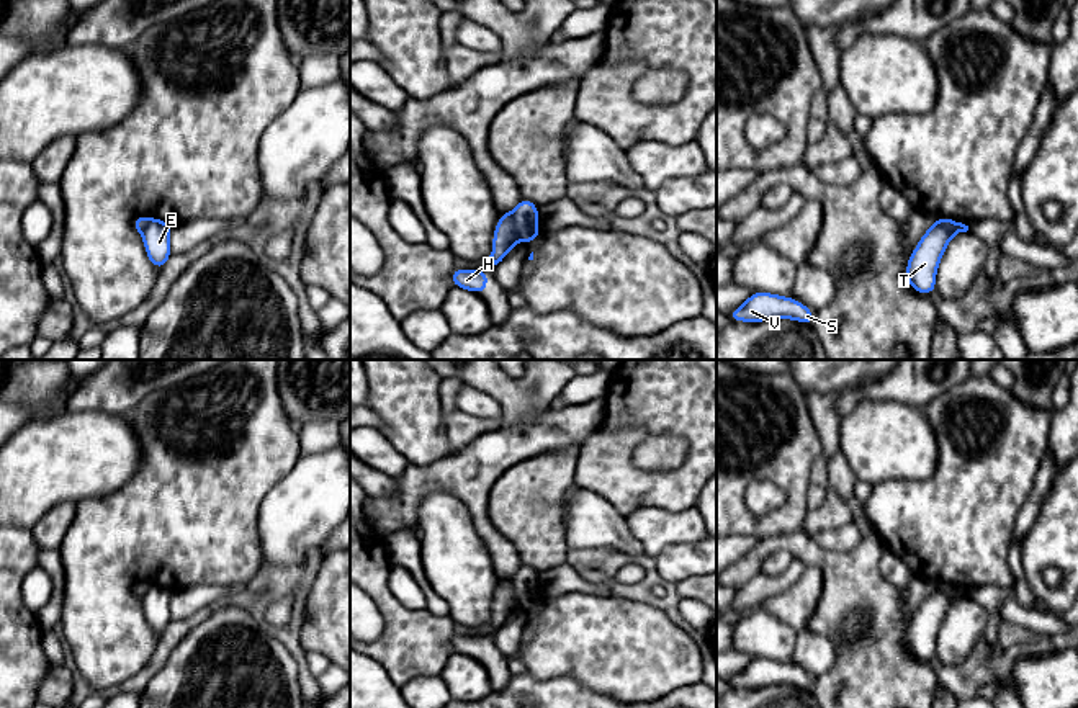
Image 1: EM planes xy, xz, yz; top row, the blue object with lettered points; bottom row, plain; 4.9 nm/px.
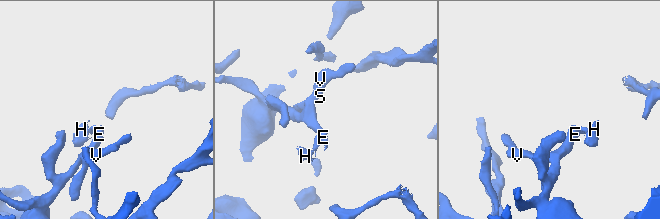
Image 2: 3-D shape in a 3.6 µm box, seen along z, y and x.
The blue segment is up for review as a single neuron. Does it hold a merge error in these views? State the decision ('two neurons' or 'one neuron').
two neurons

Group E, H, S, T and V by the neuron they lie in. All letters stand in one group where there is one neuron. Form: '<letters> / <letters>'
E S T V / H

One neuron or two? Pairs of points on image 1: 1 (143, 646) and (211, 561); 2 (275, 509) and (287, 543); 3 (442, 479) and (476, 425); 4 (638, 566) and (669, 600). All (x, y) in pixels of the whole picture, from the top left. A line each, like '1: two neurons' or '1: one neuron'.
1: one neuron
2: one neuron
3: two neurons
4: one neuron

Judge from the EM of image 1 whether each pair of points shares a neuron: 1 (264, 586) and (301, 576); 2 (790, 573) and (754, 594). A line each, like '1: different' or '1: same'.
1: same
2: same

